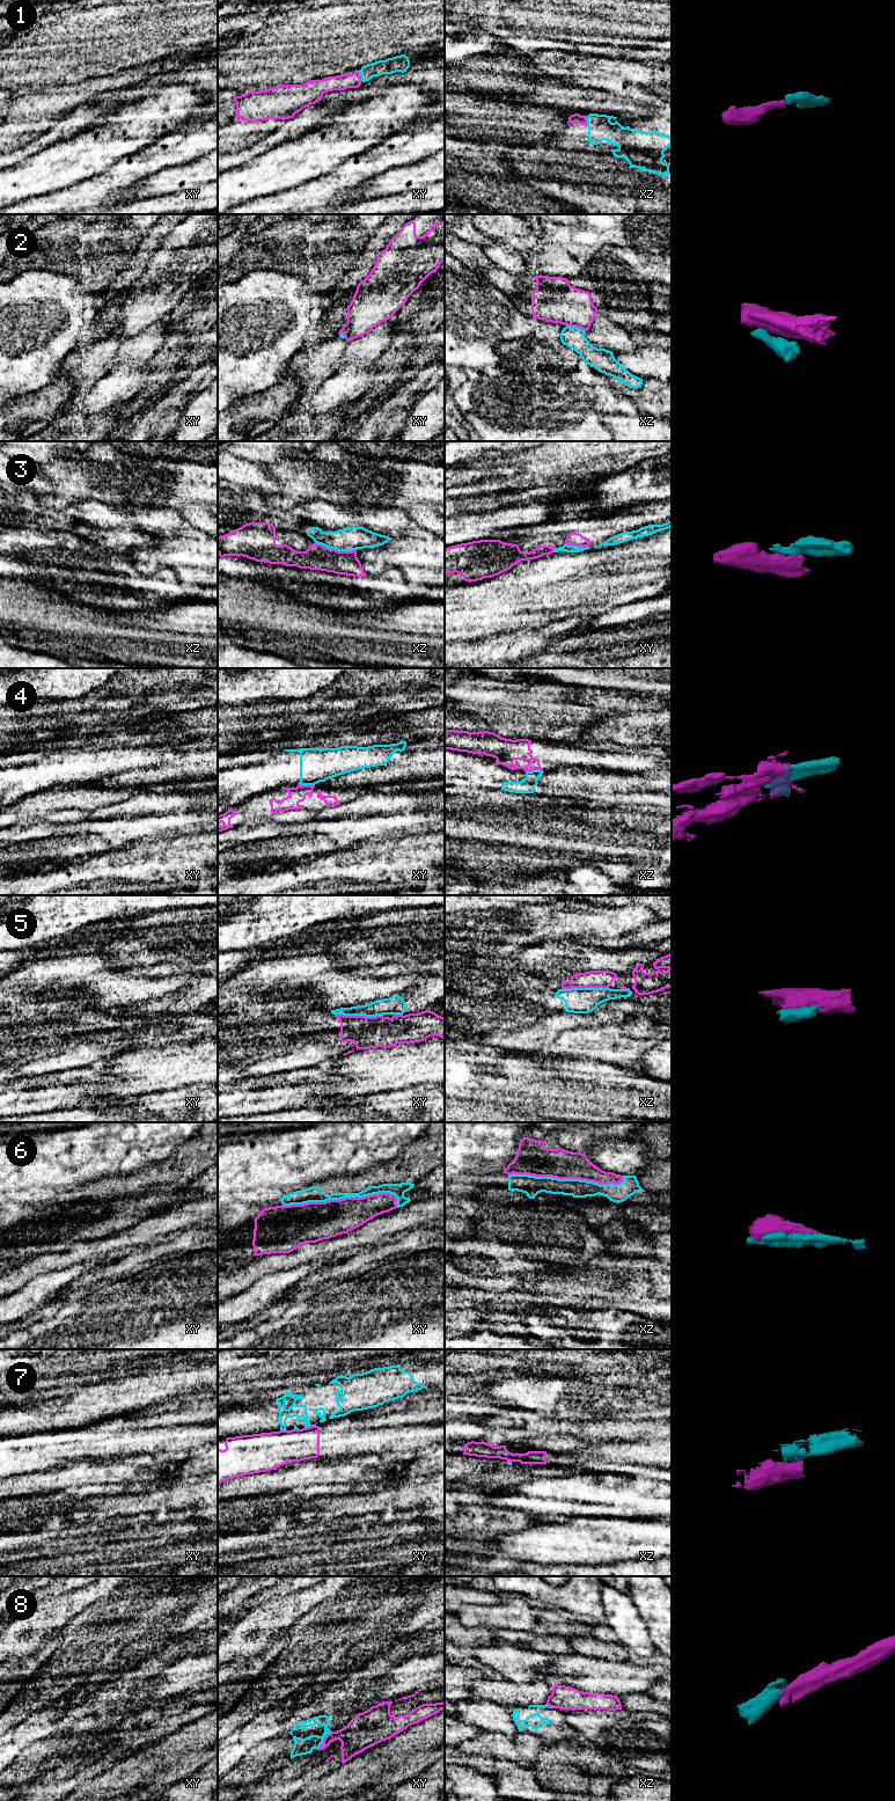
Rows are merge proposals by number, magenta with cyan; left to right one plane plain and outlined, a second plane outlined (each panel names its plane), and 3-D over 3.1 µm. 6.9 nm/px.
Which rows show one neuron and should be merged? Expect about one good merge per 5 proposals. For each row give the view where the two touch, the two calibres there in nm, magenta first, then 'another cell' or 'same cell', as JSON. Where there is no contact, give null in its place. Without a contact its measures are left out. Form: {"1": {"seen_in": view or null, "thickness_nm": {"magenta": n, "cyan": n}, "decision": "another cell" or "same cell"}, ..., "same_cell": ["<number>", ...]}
{"1": {"seen_in": "xy", "thickness_nm": {"magenta": 110, "cyan": 110}, "decision": "same cell"}, "2": {"seen_in": "xz", "thickness_nm": {"magenta": 300, "cyan": 150}, "decision": "another cell"}, "3": {"seen_in": "xz", "thickness_nm": {"magenta": 180, "cyan": 160}, "decision": "another cell"}, "4": {"seen_in": "xz", "thickness_nm": {"magenta": 170, "cyan": 100}, "decision": "another cell"}, "5": {"seen_in": "xy", "thickness_nm": {"magenta": 220, "cyan": 130}, "decision": "another cell"}, "6": {"seen_in": "xy", "thickness_nm": {"magenta": 280, "cyan": 110}, "decision": "same cell"}, "7": {"seen_in": "xy", "thickness_nm": {"magenta": 220, "cyan": 100}, "decision": "another cell"}, "8": {"seen_in": "xy", "thickness_nm": {"magenta": 220, "cyan": 110}, "decision": "another cell"}, "same_cell": ["1", "6"]}

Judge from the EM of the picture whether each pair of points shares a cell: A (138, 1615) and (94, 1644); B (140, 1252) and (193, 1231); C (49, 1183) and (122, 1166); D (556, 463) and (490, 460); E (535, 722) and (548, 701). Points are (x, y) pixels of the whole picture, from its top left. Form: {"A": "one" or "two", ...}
{"A": "one", "B": "one", "C": "one", "D": "one", "E": "two"}

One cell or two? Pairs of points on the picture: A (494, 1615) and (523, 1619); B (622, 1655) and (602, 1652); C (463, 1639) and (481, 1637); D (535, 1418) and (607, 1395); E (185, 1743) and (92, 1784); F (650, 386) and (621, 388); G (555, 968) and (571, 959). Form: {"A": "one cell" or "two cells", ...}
{"A": "one cell", "B": "one cell", "C": "one cell", "D": "two cells", "E": "one cell", "F": "one cell", "G": "one cell"}

